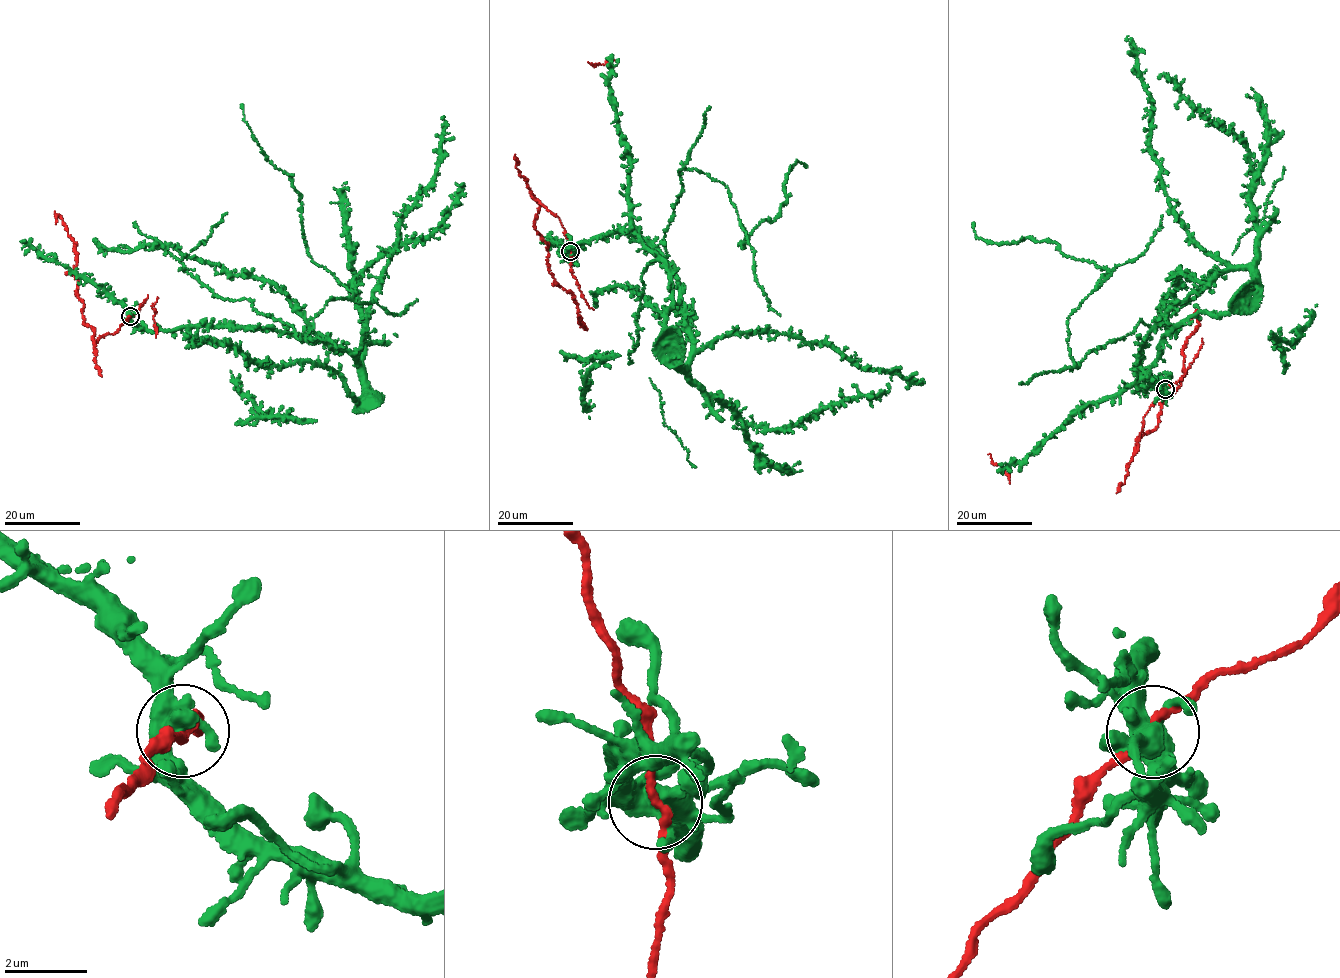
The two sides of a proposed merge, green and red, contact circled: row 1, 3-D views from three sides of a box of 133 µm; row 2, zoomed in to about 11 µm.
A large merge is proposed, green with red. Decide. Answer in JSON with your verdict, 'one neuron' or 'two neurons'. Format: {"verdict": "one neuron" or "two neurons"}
{"verdict": "one neuron"}

